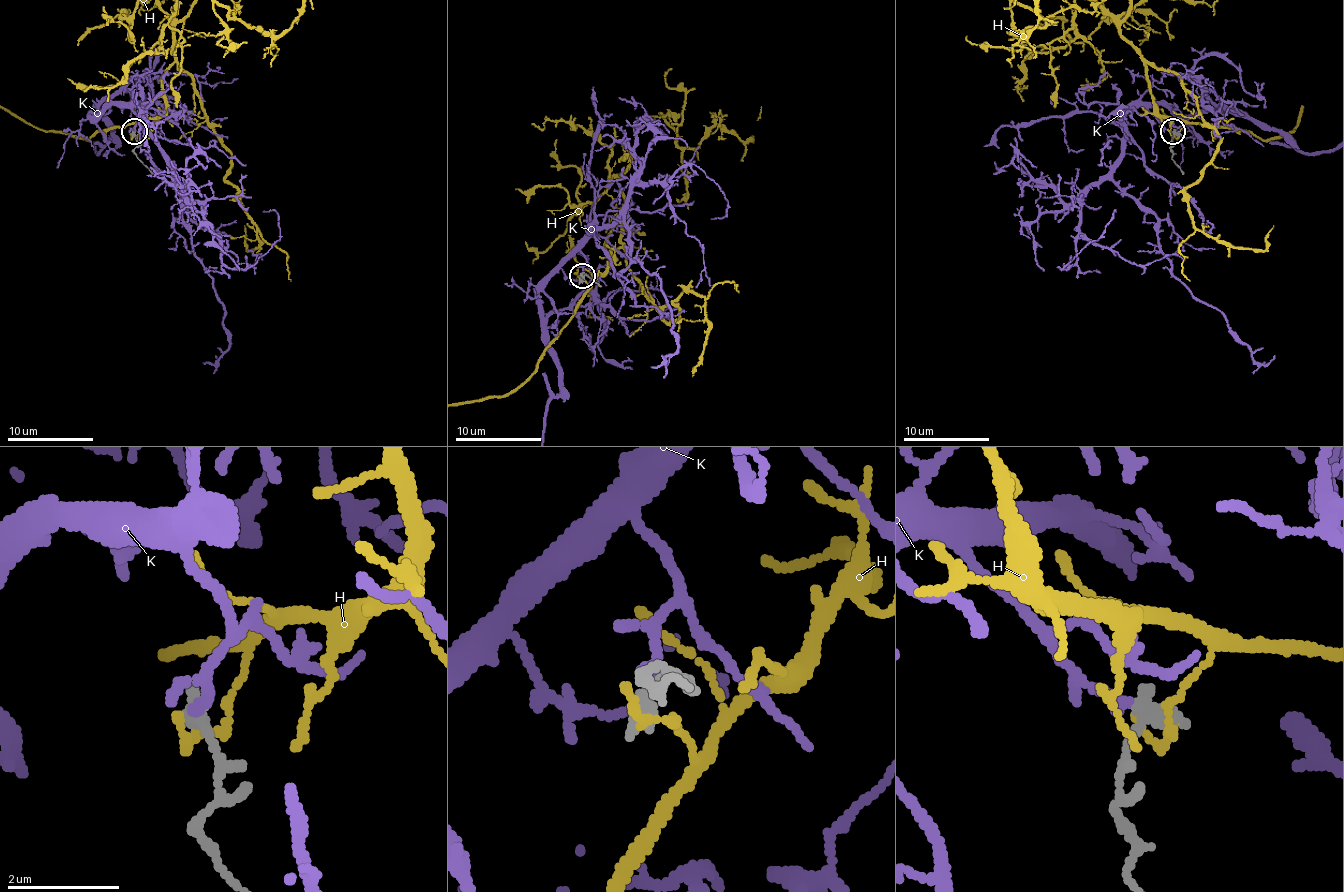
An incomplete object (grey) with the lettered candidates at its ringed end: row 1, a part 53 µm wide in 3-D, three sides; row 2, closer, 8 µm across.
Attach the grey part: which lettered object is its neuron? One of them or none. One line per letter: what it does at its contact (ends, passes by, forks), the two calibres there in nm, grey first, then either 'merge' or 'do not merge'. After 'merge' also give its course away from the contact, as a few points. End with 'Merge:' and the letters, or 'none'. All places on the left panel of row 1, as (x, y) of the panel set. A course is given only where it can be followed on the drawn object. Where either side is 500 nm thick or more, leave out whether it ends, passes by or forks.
H: it ends there; 360 nm thick on the grey side, 180 nm on the other; do not merge
K: it ends there; 360 nm thick on the grey side, 200 nm on the other; merge
Merge: K

